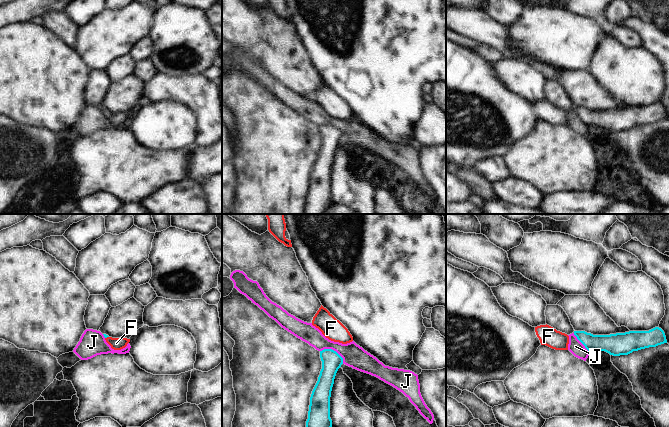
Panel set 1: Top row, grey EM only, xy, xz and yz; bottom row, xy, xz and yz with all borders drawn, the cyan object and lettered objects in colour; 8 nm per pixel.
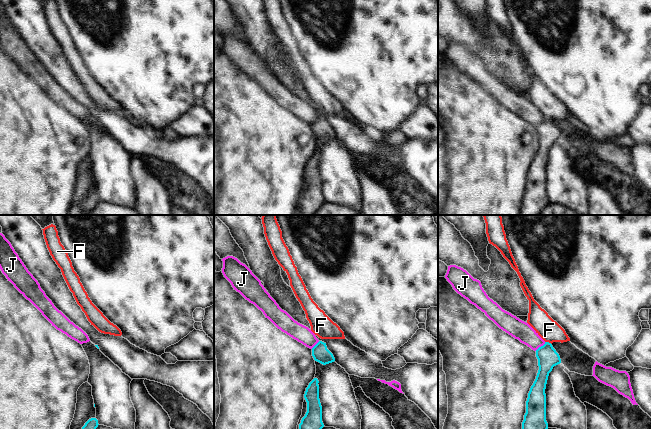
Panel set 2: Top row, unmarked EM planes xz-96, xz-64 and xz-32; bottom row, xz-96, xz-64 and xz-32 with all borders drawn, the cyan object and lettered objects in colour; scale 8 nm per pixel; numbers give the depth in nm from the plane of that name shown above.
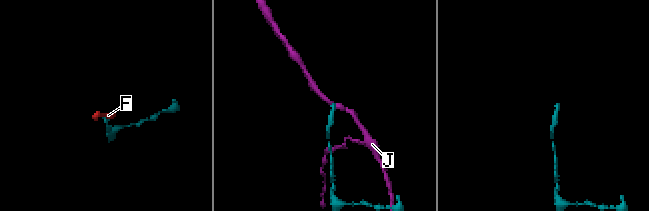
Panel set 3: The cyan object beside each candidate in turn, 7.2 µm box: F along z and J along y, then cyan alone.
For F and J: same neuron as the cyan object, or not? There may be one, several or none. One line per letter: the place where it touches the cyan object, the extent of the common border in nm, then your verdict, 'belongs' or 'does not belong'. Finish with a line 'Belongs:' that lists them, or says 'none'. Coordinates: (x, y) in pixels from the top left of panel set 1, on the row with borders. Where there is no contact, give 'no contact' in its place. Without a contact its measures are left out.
F: meets cyan in xy at (106, 337); contact 40 nm long; belongs
J: meets cyan in xz at (333, 350); contact 220 nm long; does not belong
Belongs: F

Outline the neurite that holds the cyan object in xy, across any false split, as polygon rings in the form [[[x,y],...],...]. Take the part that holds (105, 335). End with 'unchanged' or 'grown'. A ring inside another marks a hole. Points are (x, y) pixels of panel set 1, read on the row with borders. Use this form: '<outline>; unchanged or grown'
[[[103,334],[105,337],[106,342],[111,346],[114,350],[121,350],[127,346],[130,342],[130,339],[120,337],[120,338],[112,338],[106,334]]]; grown

